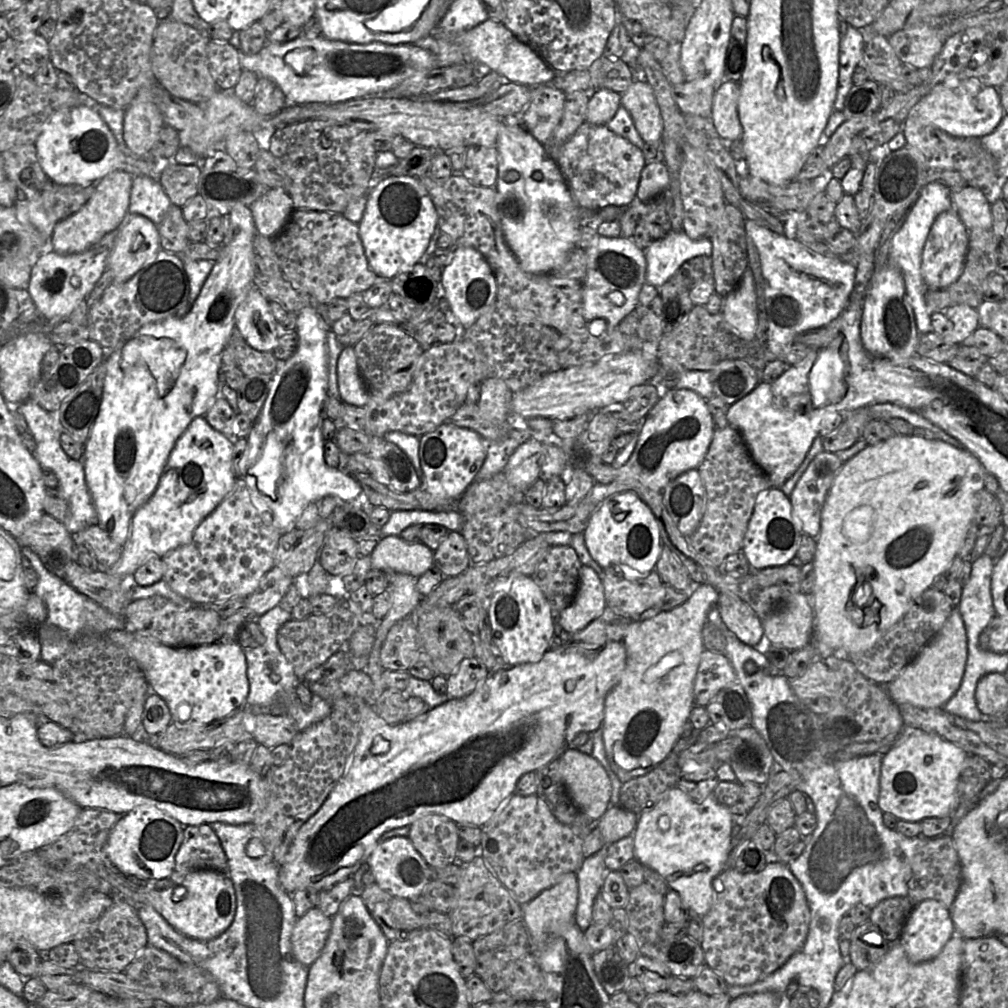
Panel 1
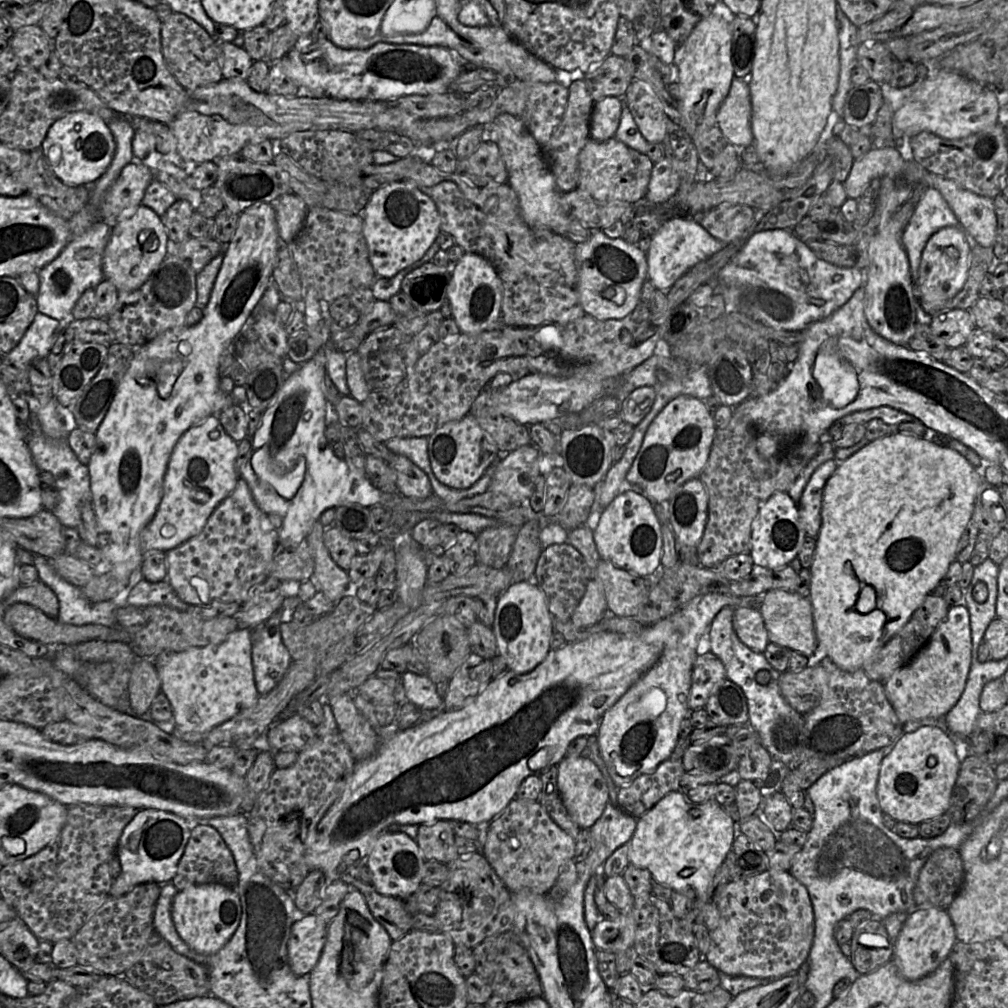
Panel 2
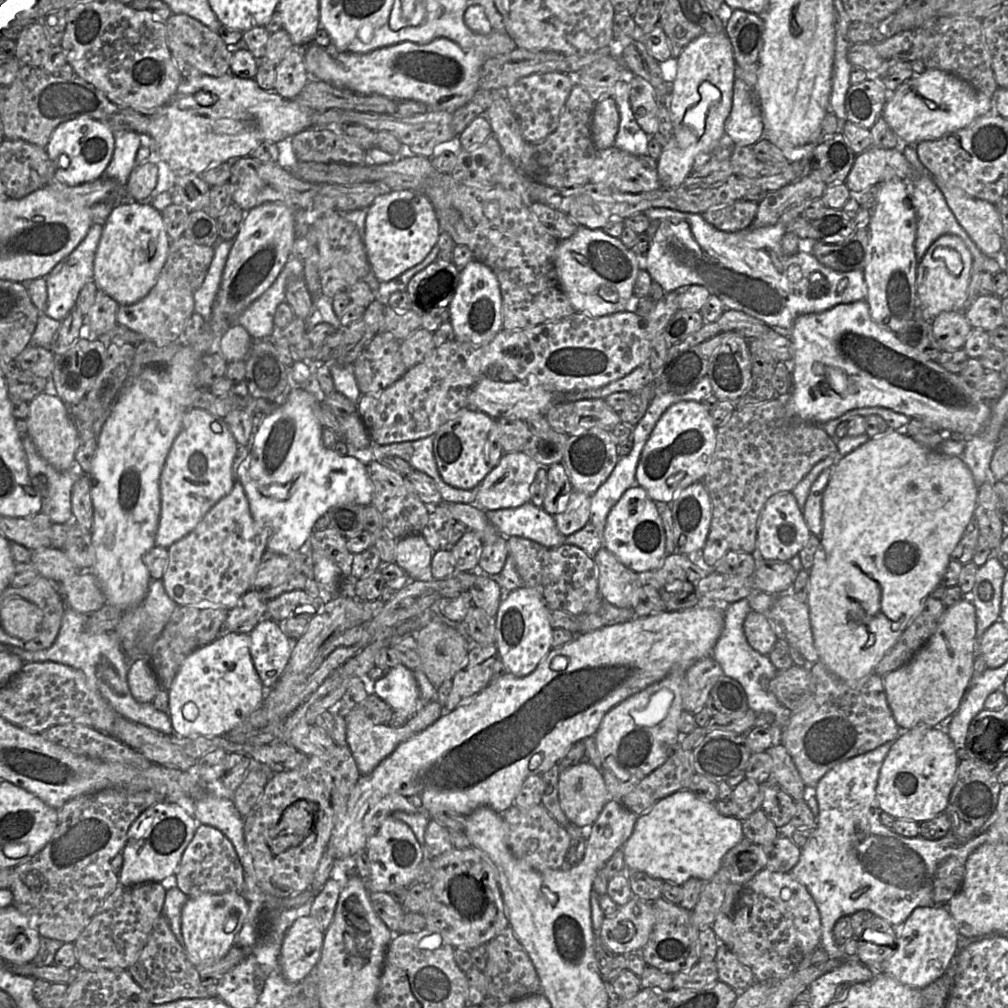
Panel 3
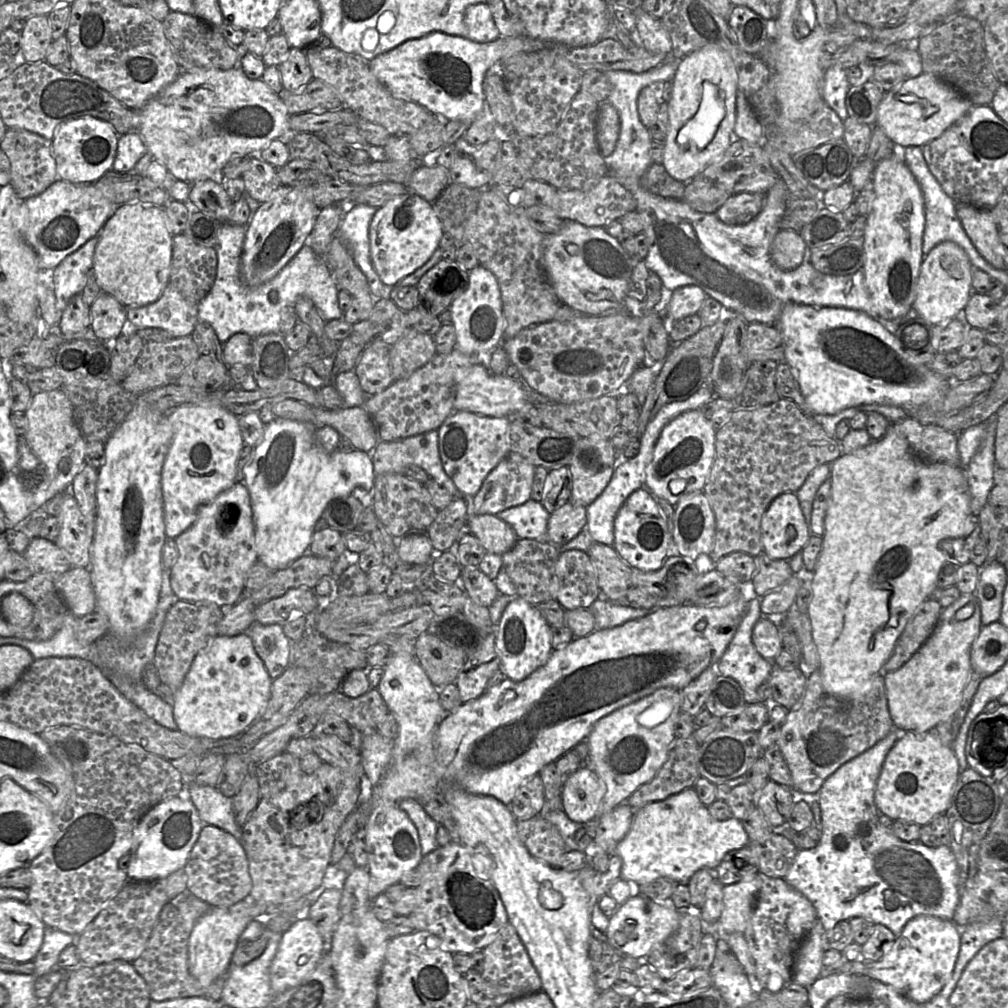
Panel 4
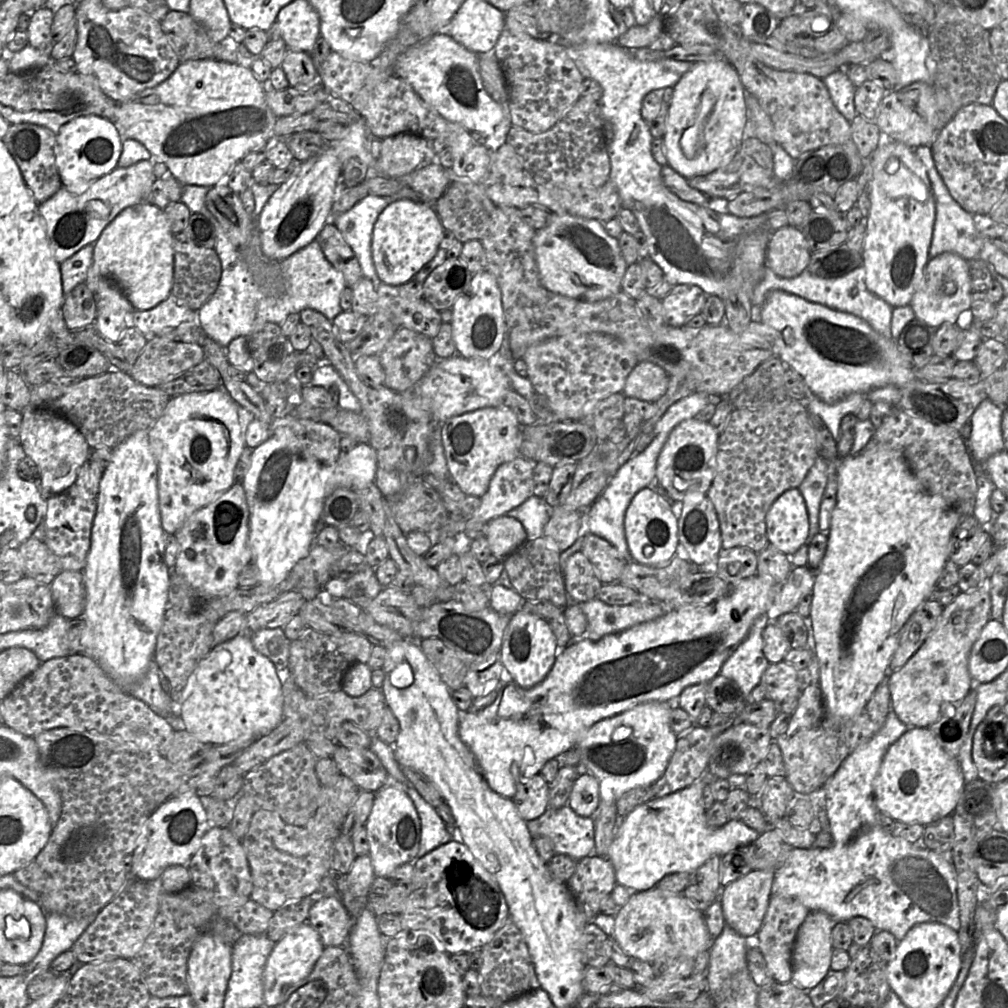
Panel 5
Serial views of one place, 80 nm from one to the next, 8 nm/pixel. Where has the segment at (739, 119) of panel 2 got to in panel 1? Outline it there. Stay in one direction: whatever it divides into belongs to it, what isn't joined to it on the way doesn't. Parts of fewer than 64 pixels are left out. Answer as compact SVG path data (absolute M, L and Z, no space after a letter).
M723 80L713 96L711 118L722 138L740 140L743 128L738 116L740 86L738 82Z

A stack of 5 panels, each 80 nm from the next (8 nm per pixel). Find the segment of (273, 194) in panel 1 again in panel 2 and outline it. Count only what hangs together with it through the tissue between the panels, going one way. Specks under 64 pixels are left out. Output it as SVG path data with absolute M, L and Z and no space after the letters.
M294 193L283 194L270 203L276 213L279 238L291 243L304 225L307 215L305 202Z

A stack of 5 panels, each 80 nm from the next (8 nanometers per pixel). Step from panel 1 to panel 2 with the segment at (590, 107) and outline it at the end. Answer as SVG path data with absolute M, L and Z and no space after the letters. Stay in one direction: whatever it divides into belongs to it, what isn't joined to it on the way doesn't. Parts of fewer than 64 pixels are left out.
M606 96L593 105L590 117L590 138L606 141L615 136L621 117L621 99Z

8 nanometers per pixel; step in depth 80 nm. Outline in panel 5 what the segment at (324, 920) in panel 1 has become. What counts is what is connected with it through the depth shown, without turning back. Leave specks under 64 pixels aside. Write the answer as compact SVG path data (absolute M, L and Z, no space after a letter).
M308 922L293 928L277 941L264 967L264 1006L278 1005L282 1000L282 995L289 987L306 978L311 973L324 948L318 932Z

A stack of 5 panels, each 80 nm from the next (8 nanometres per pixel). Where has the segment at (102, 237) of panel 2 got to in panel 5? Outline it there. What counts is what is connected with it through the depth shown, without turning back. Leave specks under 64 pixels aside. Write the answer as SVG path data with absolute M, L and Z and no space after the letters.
M88 244L60 264L62 290L68 295L74 287L85 283L89 266L93 262L94 245Z

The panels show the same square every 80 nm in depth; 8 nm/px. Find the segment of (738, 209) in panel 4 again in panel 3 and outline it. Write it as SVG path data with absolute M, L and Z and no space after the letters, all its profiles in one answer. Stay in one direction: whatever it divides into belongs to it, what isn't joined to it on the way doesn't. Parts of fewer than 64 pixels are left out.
M738 200L711 208L701 214L714 228L724 232L737 232L749 227L755 218L758 202Z

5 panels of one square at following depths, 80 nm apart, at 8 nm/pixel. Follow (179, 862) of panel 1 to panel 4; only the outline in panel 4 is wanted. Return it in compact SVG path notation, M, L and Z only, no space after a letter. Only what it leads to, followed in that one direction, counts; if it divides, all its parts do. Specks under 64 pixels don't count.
M212 825L203 826L183 870L187 876L187 892L212 907L229 907L246 898L250 898L252 881L249 875L247 857L241 841L218 827Z

